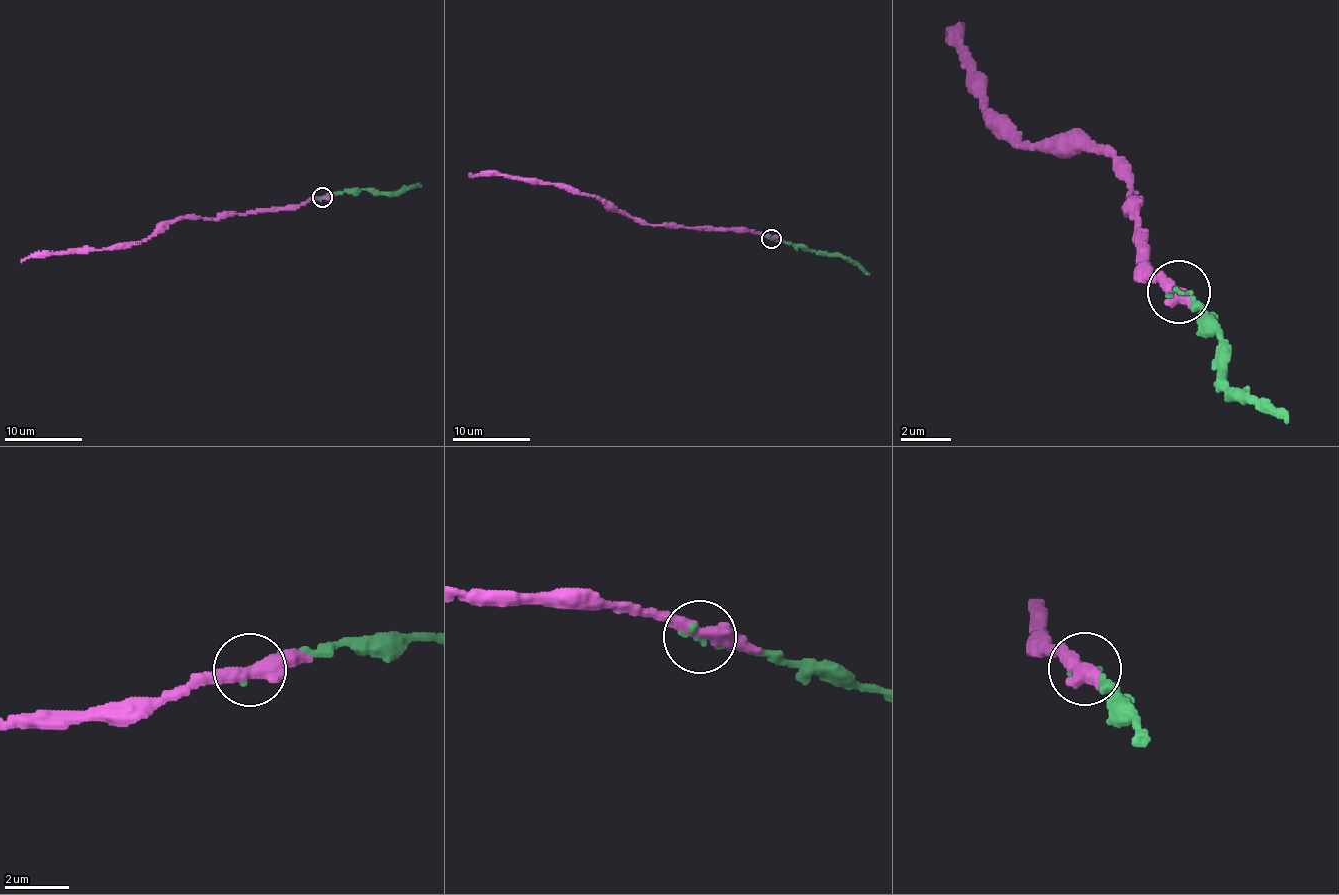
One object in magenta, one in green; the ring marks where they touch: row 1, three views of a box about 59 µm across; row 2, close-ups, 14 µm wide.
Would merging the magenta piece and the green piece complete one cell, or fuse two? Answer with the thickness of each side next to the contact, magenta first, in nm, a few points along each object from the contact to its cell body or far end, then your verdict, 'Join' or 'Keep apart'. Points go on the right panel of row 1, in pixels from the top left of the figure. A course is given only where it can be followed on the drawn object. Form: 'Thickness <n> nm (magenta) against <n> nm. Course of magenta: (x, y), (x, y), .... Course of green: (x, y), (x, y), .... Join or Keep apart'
Thickness 400 nm (magenta) against 170 nm. Course of magenta: (1177, 294), (1144, 266), (1131, 177), (1072, 128), (1024, 146), (984, 110), (962, 22), (951, 33). Course of green: (1177, 294), (1195, 297), (1198, 322), (1217, 330), (1230, 393), (1285, 425). Join

